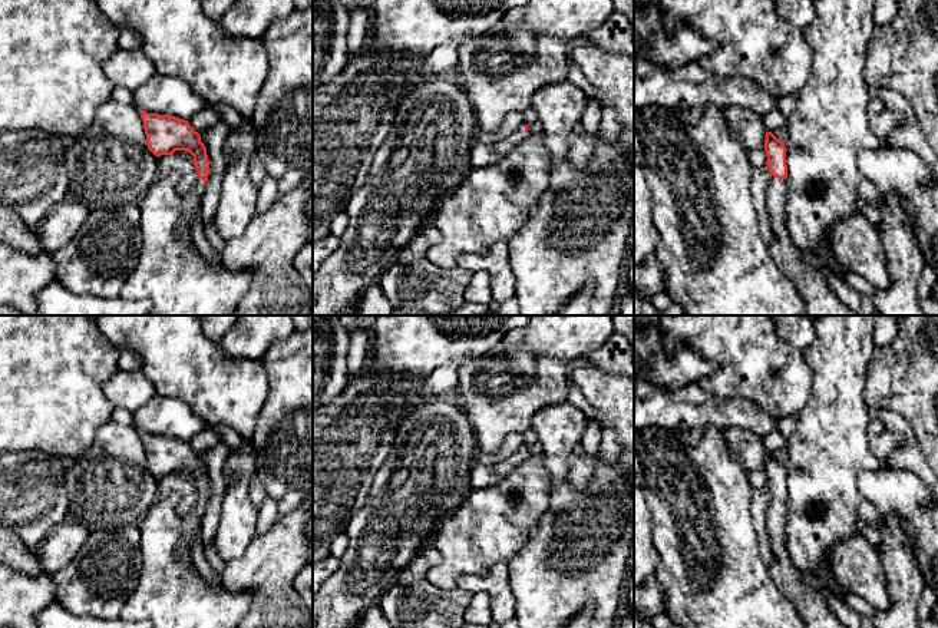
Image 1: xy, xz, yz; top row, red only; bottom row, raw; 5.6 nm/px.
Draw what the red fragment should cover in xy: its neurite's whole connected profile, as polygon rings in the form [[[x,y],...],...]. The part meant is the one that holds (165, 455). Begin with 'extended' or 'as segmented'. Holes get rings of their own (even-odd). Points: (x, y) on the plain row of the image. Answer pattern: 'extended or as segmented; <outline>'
extended; [[[141,433],[141,439],[148,470],[155,477],[174,476],[175,472],[188,472],[194,477],[198,500],[194,509],[182,518],[182,535],[176,552],[181,561],[195,566],[191,548],[195,535],[201,532],[202,515],[209,496],[207,469],[188,442],[148,433]]]

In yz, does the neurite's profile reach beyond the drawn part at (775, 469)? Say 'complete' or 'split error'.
split error

